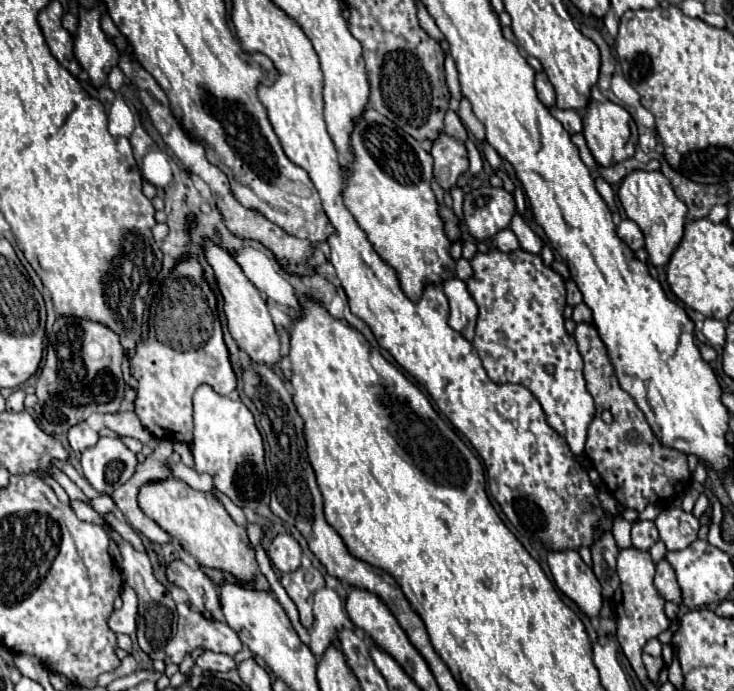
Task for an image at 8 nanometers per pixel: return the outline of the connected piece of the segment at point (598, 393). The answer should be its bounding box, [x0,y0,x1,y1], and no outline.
[574,323,692,511]

